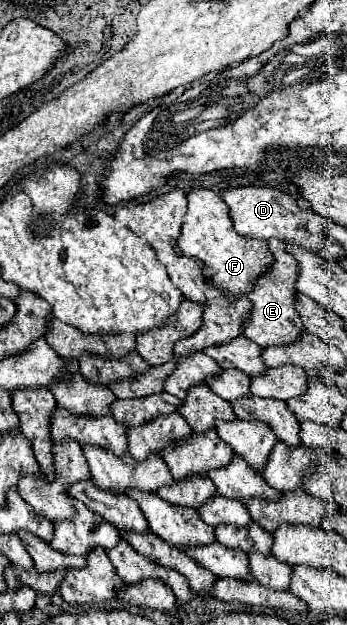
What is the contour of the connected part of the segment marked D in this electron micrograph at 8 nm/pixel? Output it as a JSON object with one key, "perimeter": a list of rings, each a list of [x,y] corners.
{"perimeter":[[[246,185],[246,187],[228,187],[220,191],[220,197],[230,207],[230,217],[234,221],[234,229],[238,235],[244,237],[258,237],[258,239],[290,239],[292,243],[306,247],[306,249],[324,249],[328,245],[328,237],[324,233],[328,219],[320,213],[312,213],[310,209],[302,209],[294,197],[288,193],[274,189],[274,187],[258,187],[258,185]]]}

